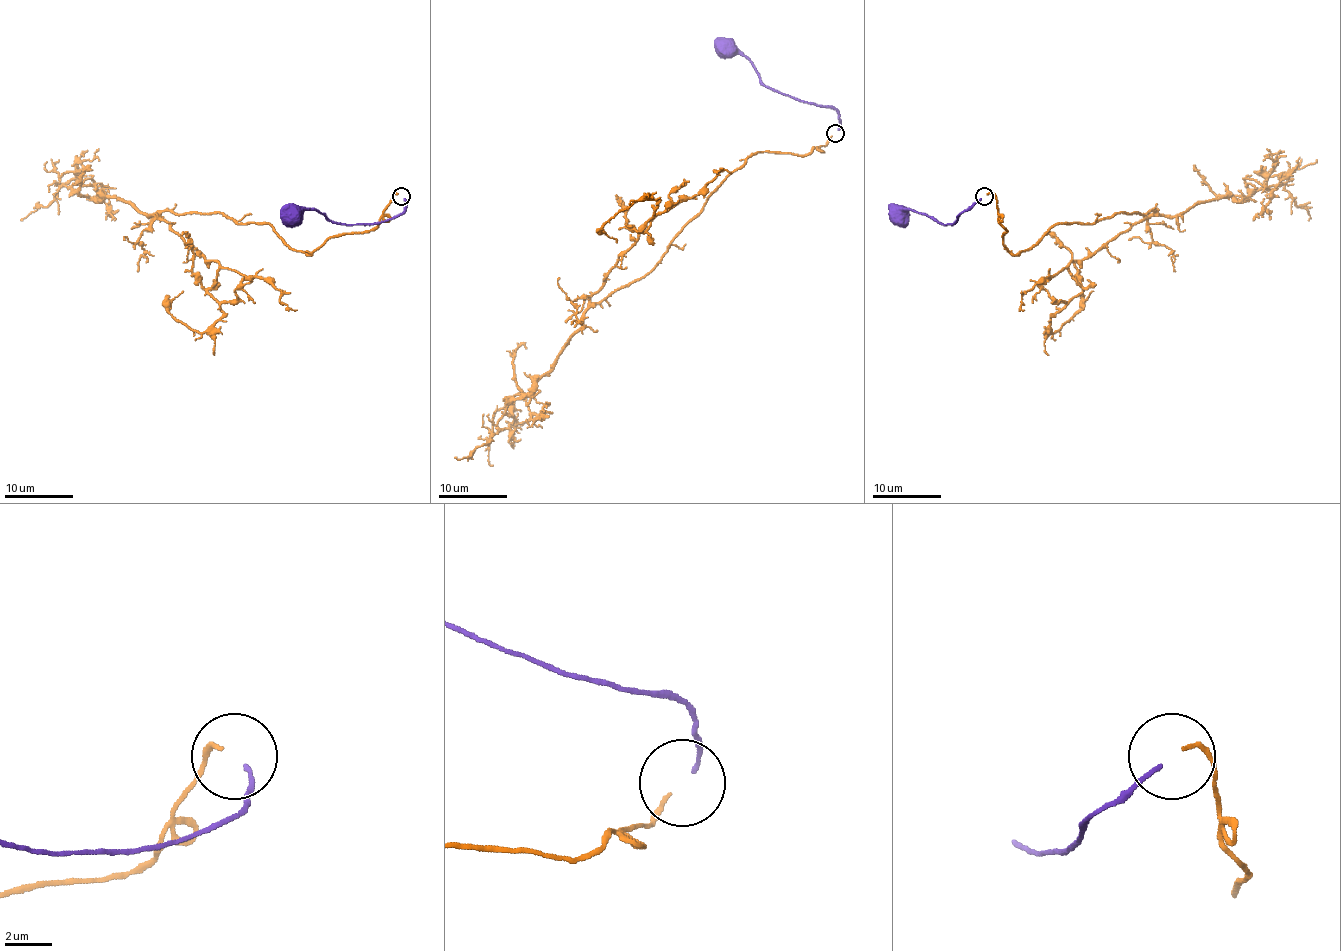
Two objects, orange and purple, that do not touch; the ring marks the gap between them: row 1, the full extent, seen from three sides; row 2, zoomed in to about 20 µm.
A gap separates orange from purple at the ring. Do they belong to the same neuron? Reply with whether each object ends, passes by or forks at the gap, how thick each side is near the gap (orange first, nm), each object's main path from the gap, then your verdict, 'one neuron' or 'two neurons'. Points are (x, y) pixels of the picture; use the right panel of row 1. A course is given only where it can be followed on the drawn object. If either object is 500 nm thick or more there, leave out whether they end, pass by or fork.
orange ends | purple ends | 170/180 nm | orange via (987, 195), (1015, 255), (1056, 224), (1153, 210), (1068, 265), (1082, 291), (1053, 314), (1049, 329), (1093, 291) | purple via (980, 198), (960, 214), (953, 224), (941, 224), (932, 217), (903, 207), (901, 212) | one neuron

